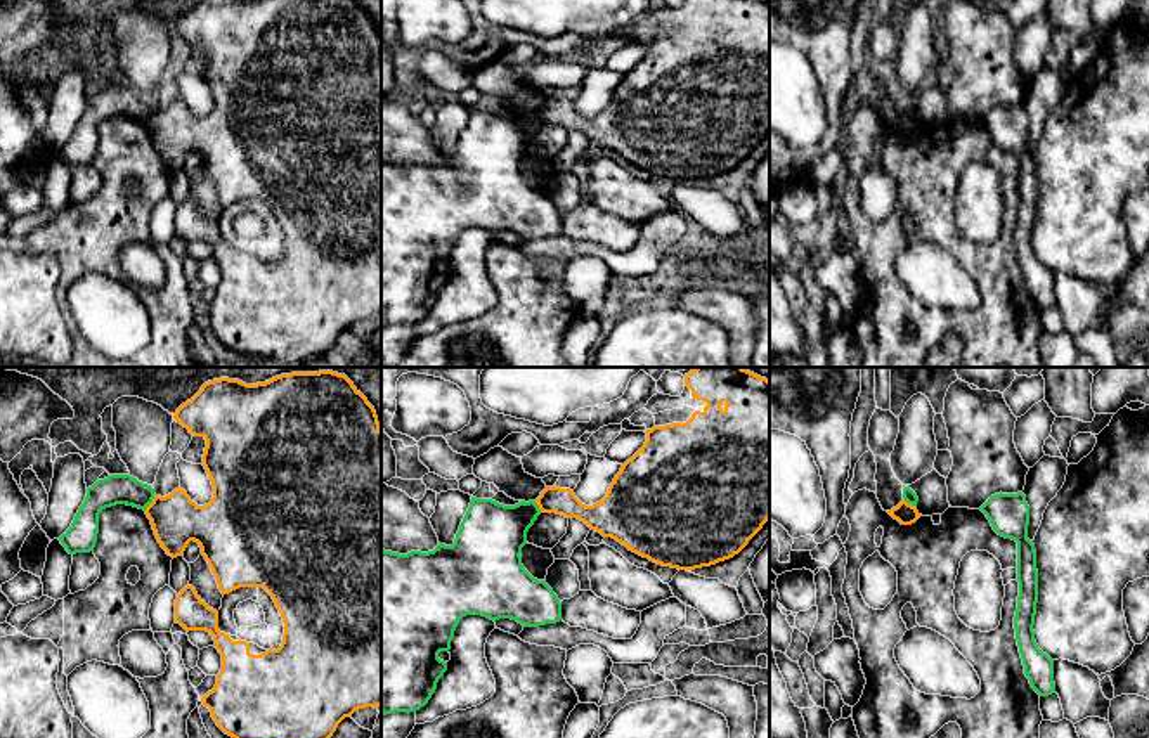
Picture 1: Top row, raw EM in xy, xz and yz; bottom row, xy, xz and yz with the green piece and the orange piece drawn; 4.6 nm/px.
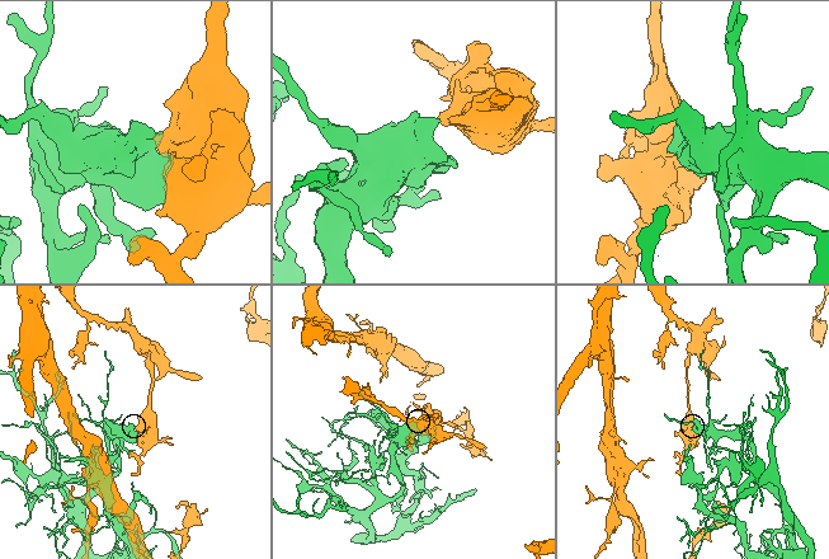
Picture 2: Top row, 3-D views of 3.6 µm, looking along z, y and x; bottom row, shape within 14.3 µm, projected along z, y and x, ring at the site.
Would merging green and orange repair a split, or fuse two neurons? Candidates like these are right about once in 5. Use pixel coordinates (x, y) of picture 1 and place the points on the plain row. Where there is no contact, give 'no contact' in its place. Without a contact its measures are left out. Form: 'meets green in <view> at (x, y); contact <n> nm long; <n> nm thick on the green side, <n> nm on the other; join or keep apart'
meets green in xy at (151, 113); contact 90 nm long; 140 nm thick on the green side, 240 nm on the other; keep apart

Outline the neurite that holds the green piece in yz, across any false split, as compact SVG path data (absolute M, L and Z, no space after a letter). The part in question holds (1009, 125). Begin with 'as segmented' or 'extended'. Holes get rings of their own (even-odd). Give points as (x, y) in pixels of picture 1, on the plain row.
as segmented | M1022 104L995 106L981 120L993 142L1017 154L1017 222L1014 229L1016 251L1031 300L1040 308L1055 305L1054 272L1035 253L1035 227L1038 215L1038 182L1033 152L1028 151L1029 118Z

